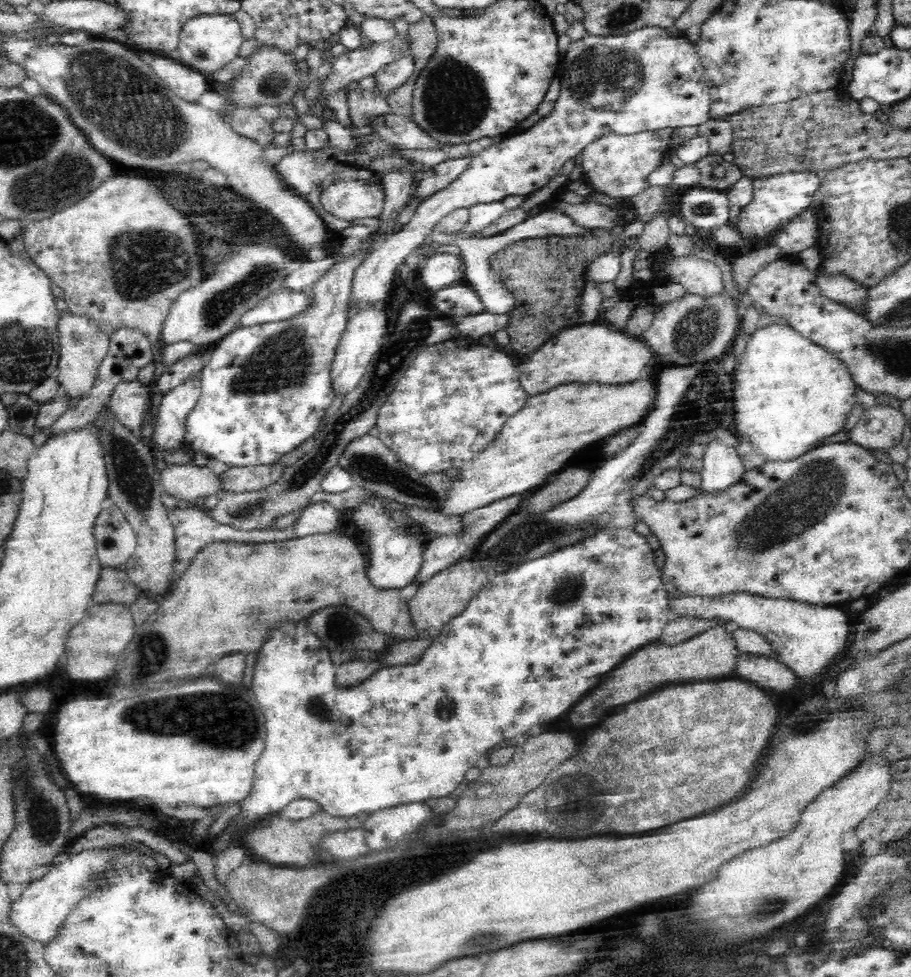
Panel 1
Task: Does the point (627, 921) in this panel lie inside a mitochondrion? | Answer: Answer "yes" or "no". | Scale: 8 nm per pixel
no

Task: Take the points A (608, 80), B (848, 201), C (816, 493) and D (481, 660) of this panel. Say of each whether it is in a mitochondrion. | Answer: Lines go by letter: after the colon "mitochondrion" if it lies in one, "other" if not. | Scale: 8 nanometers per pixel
A: mitochondrion
B: other
C: mitochondrion
D: other

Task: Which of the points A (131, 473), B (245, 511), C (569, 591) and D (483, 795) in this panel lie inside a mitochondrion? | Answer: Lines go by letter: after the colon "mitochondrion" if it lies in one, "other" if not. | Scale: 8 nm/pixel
A: mitochondrion
B: mitochondrion
C: mitochondrion
D: other

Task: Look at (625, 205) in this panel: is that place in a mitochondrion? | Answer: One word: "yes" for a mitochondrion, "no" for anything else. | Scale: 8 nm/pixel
no

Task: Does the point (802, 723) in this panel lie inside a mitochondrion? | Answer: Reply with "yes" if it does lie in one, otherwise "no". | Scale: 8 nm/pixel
yes

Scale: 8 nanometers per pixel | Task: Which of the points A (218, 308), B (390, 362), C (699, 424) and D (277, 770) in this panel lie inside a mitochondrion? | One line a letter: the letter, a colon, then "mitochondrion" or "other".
A: mitochondrion
B: mitochondrion
C: mitochondrion
D: other

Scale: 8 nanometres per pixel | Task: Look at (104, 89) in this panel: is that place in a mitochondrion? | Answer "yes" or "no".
yes

